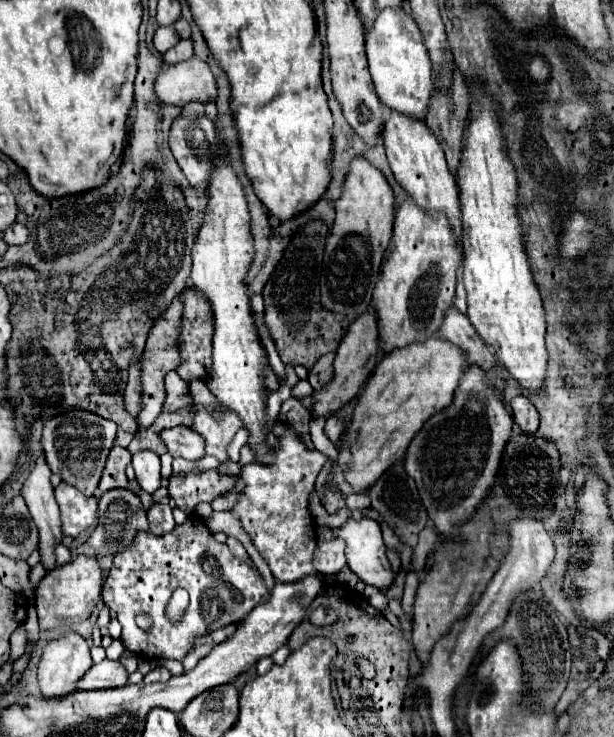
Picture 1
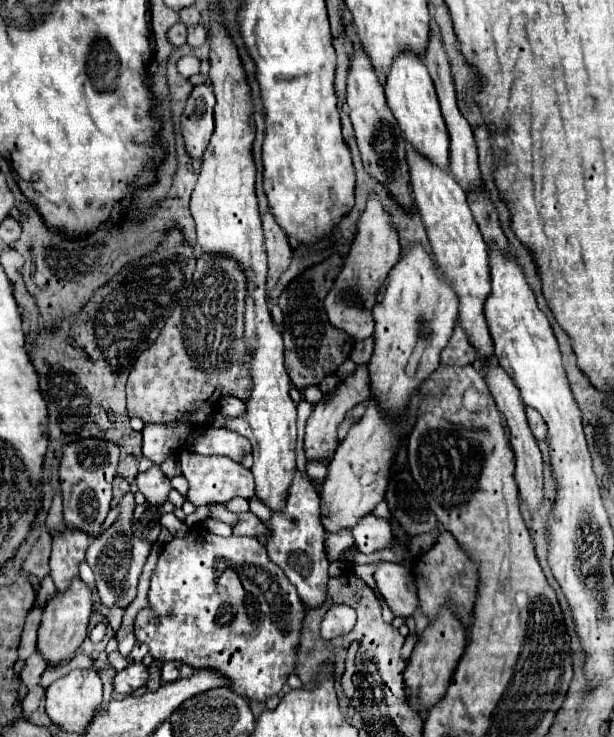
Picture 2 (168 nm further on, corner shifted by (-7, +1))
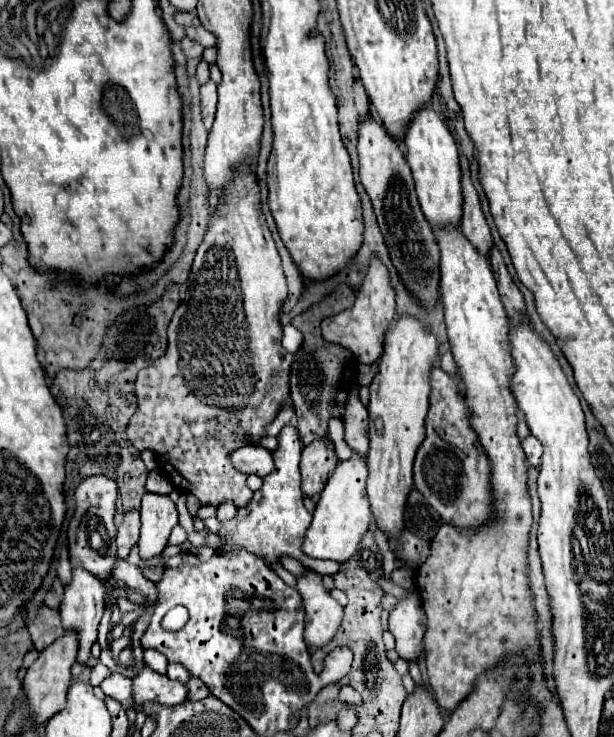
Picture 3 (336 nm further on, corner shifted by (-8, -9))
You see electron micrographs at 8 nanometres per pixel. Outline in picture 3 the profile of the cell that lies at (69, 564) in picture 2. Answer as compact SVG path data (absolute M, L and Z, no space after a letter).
M74 569L72 571L72 583L64 589L64 601L60 607L60 615L62 615L62 625L66 631L74 631L78 637L78 663L80 665L88 665L90 661L90 649L98 637L98 623L102 619L104 613L104 585L90 575L88 571L82 569Z

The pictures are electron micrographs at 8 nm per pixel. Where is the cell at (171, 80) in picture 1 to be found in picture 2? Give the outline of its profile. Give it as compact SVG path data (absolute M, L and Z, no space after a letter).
M185 55L177 61L177 71L181 73L183 79L189 79L199 73L199 59L195 55Z

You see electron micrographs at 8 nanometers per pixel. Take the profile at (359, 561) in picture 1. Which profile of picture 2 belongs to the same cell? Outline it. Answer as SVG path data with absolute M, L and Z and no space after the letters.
M373 561L375 567L375 583L381 595L385 597L387 605L395 615L409 617L413 615L417 607L417 587L415 587L415 577L403 569L399 563L391 561Z

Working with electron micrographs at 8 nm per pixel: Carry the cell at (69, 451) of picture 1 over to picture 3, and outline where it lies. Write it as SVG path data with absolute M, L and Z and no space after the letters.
M102 475L90 477L90 479L84 479L76 487L74 499L76 499L76 513L74 513L74 517L70 521L70 529L68 529L68 549L70 549L72 567L82 567L84 571L92 573L100 581L106 581L118 559L116 525L114 525L118 487L112 479L106 479Z

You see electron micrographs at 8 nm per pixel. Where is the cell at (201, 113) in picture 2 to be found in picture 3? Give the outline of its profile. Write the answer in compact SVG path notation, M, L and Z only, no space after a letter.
M208 81L202 85L200 89L200 97L202 97L202 119L204 119L204 125L206 129L212 127L212 121L214 121L214 113L216 113L216 83L214 81Z

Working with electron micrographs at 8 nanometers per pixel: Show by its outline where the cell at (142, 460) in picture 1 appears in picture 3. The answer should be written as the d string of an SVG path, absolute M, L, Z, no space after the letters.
M146 493L142 497L140 509L142 529L138 539L138 553L140 559L152 559L164 551L168 545L168 537L174 525L178 525L178 511L170 497Z

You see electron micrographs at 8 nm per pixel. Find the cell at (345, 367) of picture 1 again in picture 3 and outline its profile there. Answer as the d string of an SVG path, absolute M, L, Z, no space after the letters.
M318 439L302 449L300 475L302 475L302 493L304 497L318 497L328 481L328 475L336 467L338 457L334 445L328 439Z

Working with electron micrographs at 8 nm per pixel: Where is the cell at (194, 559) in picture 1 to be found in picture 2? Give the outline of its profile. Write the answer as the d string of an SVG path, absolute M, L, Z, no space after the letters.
M203 525L191 529L194 530L183 538L174 537L161 550L147 593L147 601L155 617L149 611L137 613L137 643L145 643L153 659L181 661L191 667L213 665L221 669L221 673L227 673L235 693L265 703L267 697L281 691L287 675L295 673L295 647L299 645L299 633L305 617L303 603L285 573L269 561L265 547L255 537L231 535L223 539L209 533Z

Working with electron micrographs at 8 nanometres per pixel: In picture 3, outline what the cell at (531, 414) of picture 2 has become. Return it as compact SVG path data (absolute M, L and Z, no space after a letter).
M530 435L522 441L522 447L524 447L524 453L528 457L528 465L538 469L540 467L540 457L542 457L542 443L538 443L538 439L534 435Z

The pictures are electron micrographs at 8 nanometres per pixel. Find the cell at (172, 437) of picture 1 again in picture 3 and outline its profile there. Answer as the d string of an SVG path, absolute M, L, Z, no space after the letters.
M246 445L234 451L232 463L234 467L238 467L238 471L254 473L258 477L266 477L270 471L274 471L272 453L264 447L254 447L254 445Z

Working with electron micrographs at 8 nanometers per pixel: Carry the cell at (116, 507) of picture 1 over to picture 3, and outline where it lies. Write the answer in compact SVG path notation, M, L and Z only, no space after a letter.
M118 559L112 577L104 581L106 589L106 611L98 627L98 643L102 647L100 661L112 671L122 673L134 679L144 667L144 649L142 649L142 635L148 629L150 617L154 613L154 605L158 601L158 589L152 581L148 581L138 567L130 565L124 559Z

